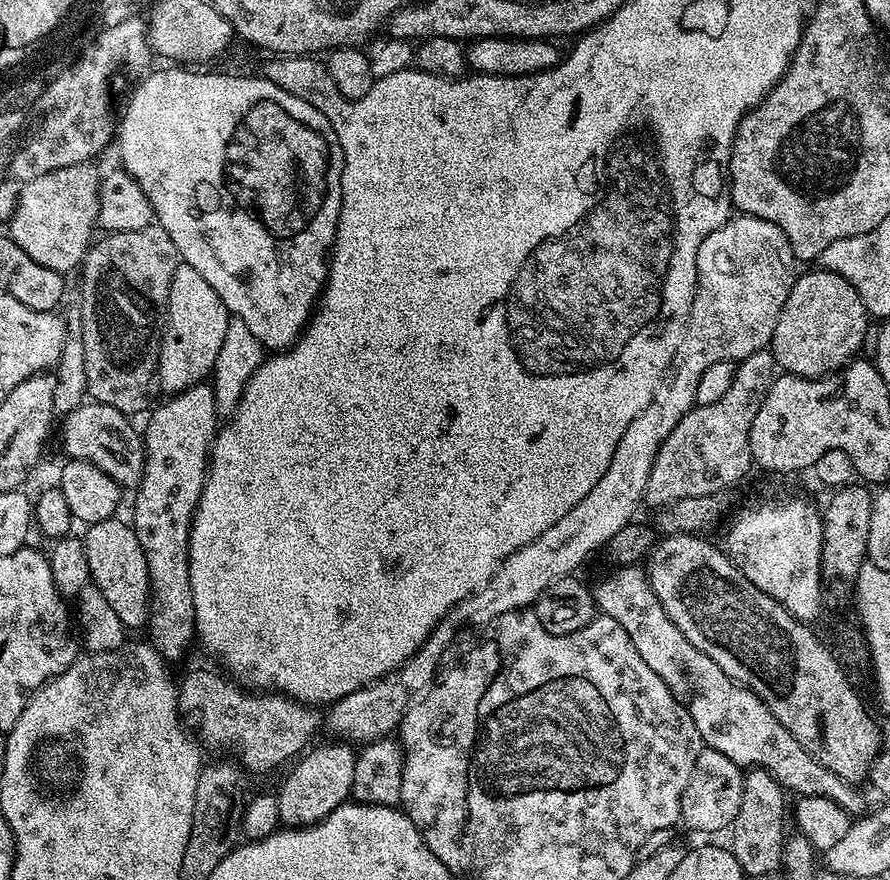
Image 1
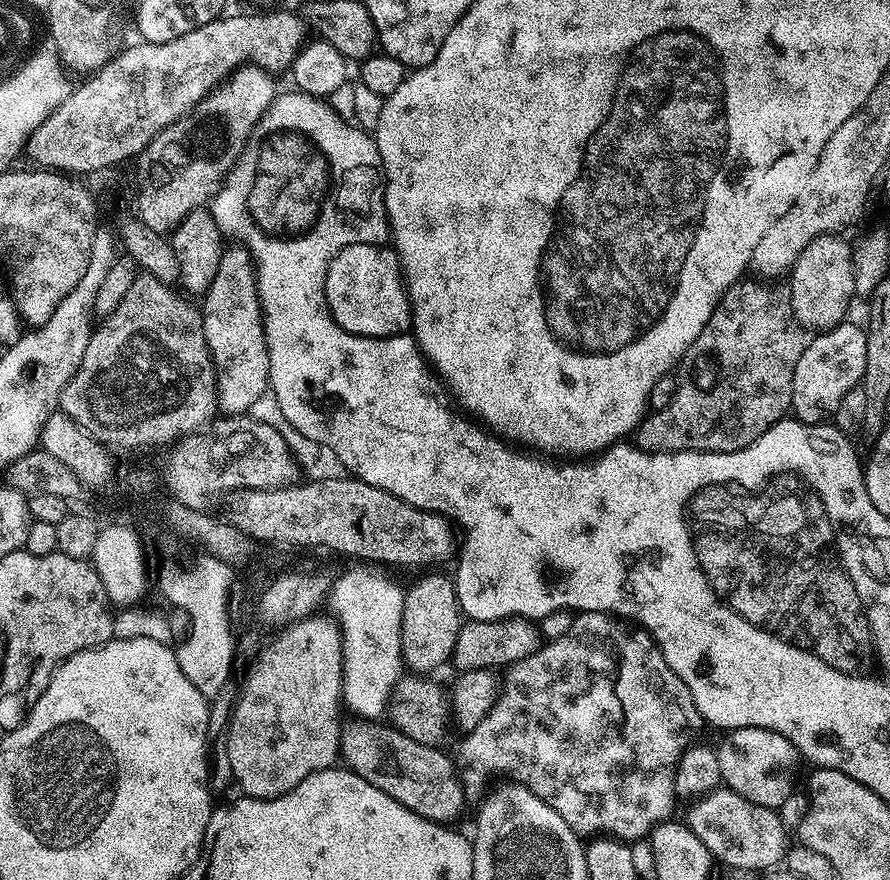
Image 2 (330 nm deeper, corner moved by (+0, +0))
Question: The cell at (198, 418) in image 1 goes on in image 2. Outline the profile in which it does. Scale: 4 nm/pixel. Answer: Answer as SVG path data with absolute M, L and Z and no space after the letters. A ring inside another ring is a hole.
M225 247L218 274L214 274L210 290L202 297L204 337L212 356L216 406L228 418L240 418L248 414L254 402L269 391L270 358L264 341L264 324L260 315L260 299L256 294L254 265L237 248Z

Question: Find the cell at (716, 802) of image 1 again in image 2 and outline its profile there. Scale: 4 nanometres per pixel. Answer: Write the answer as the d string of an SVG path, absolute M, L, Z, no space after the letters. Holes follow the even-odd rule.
M733 728L716 748L718 770L723 787L737 792L758 806L779 809L797 787L798 753L782 734L761 728Z

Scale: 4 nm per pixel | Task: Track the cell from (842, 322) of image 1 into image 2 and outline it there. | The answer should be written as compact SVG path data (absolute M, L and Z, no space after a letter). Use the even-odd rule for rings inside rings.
M840 234L819 236L798 254L790 273L792 280L792 313L795 314L801 328L819 334L845 323L845 316L852 300L857 295L855 290L854 262L852 261L853 245L844 241Z

